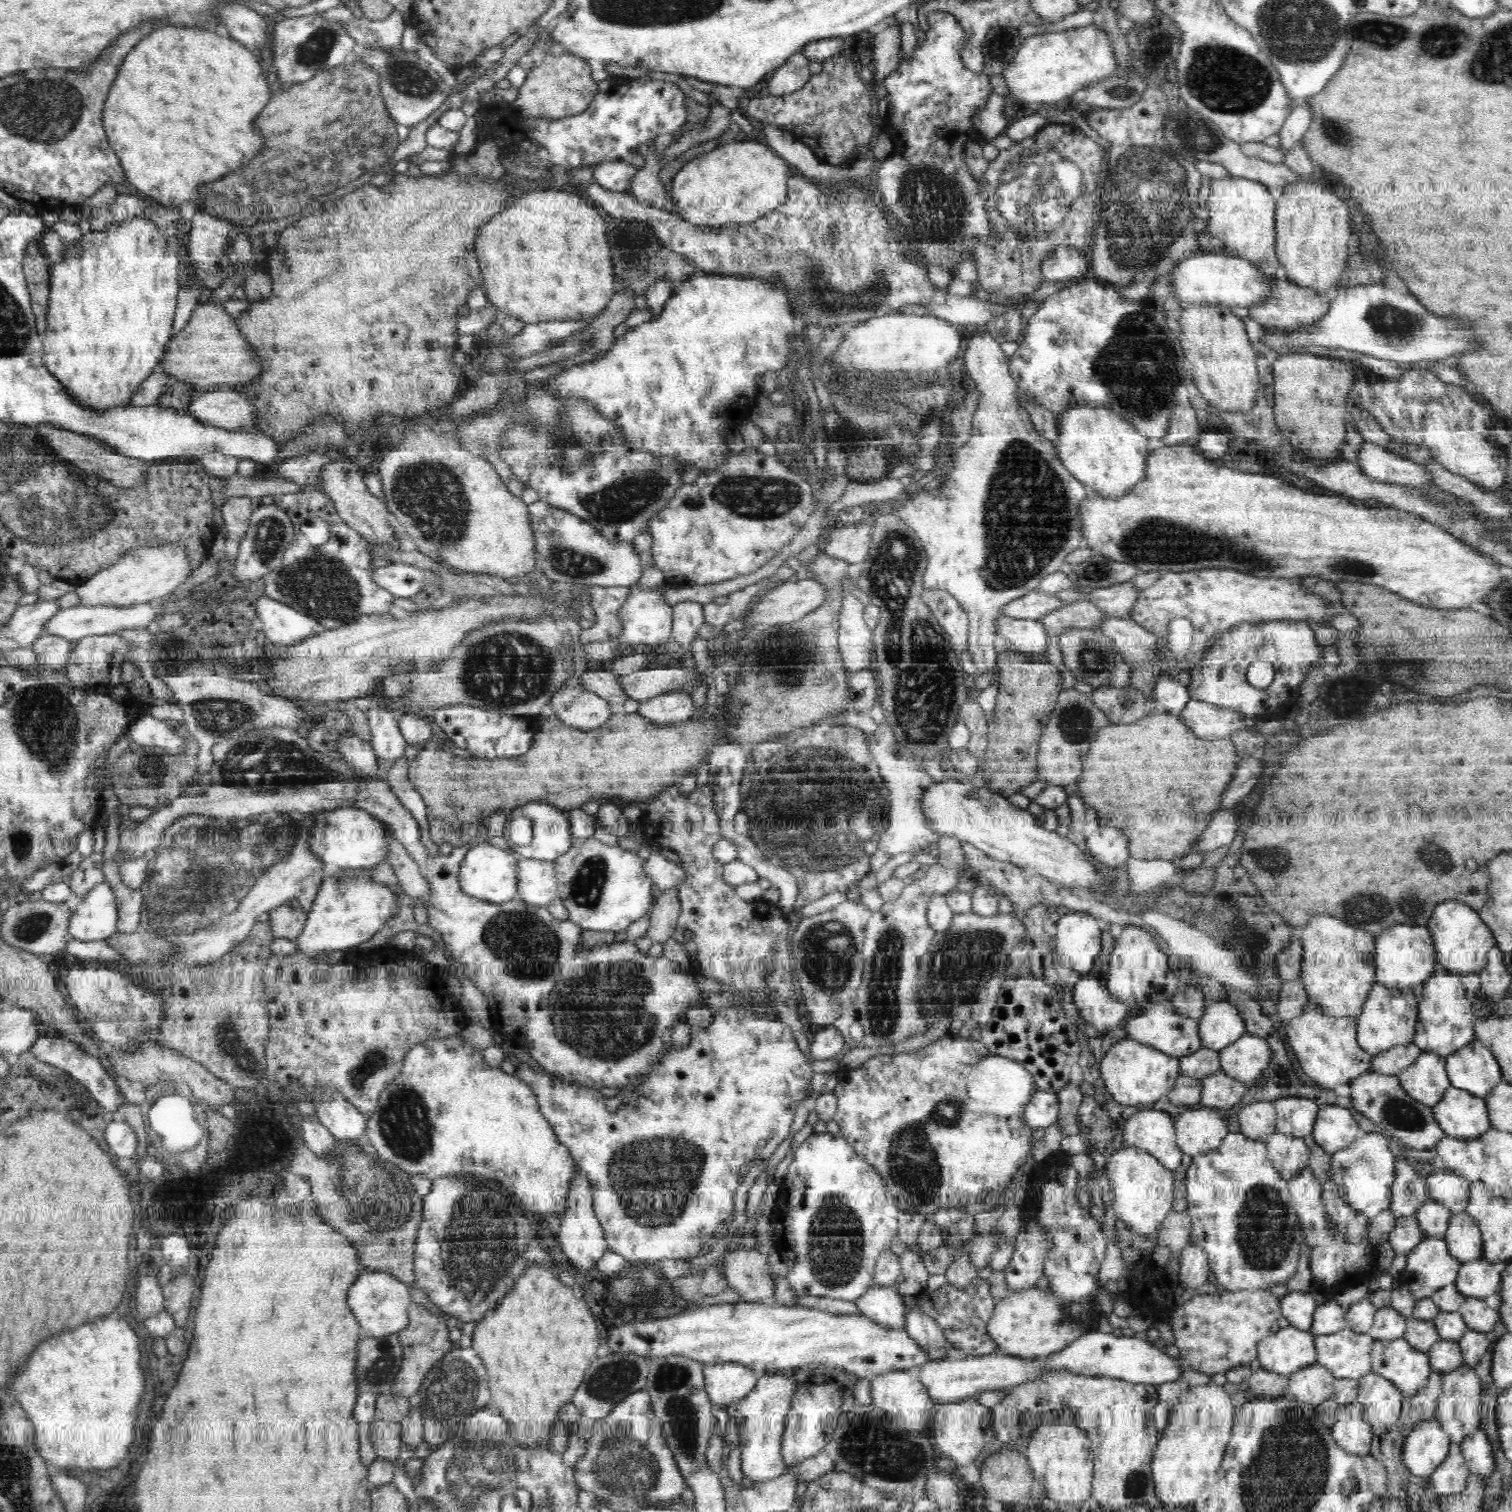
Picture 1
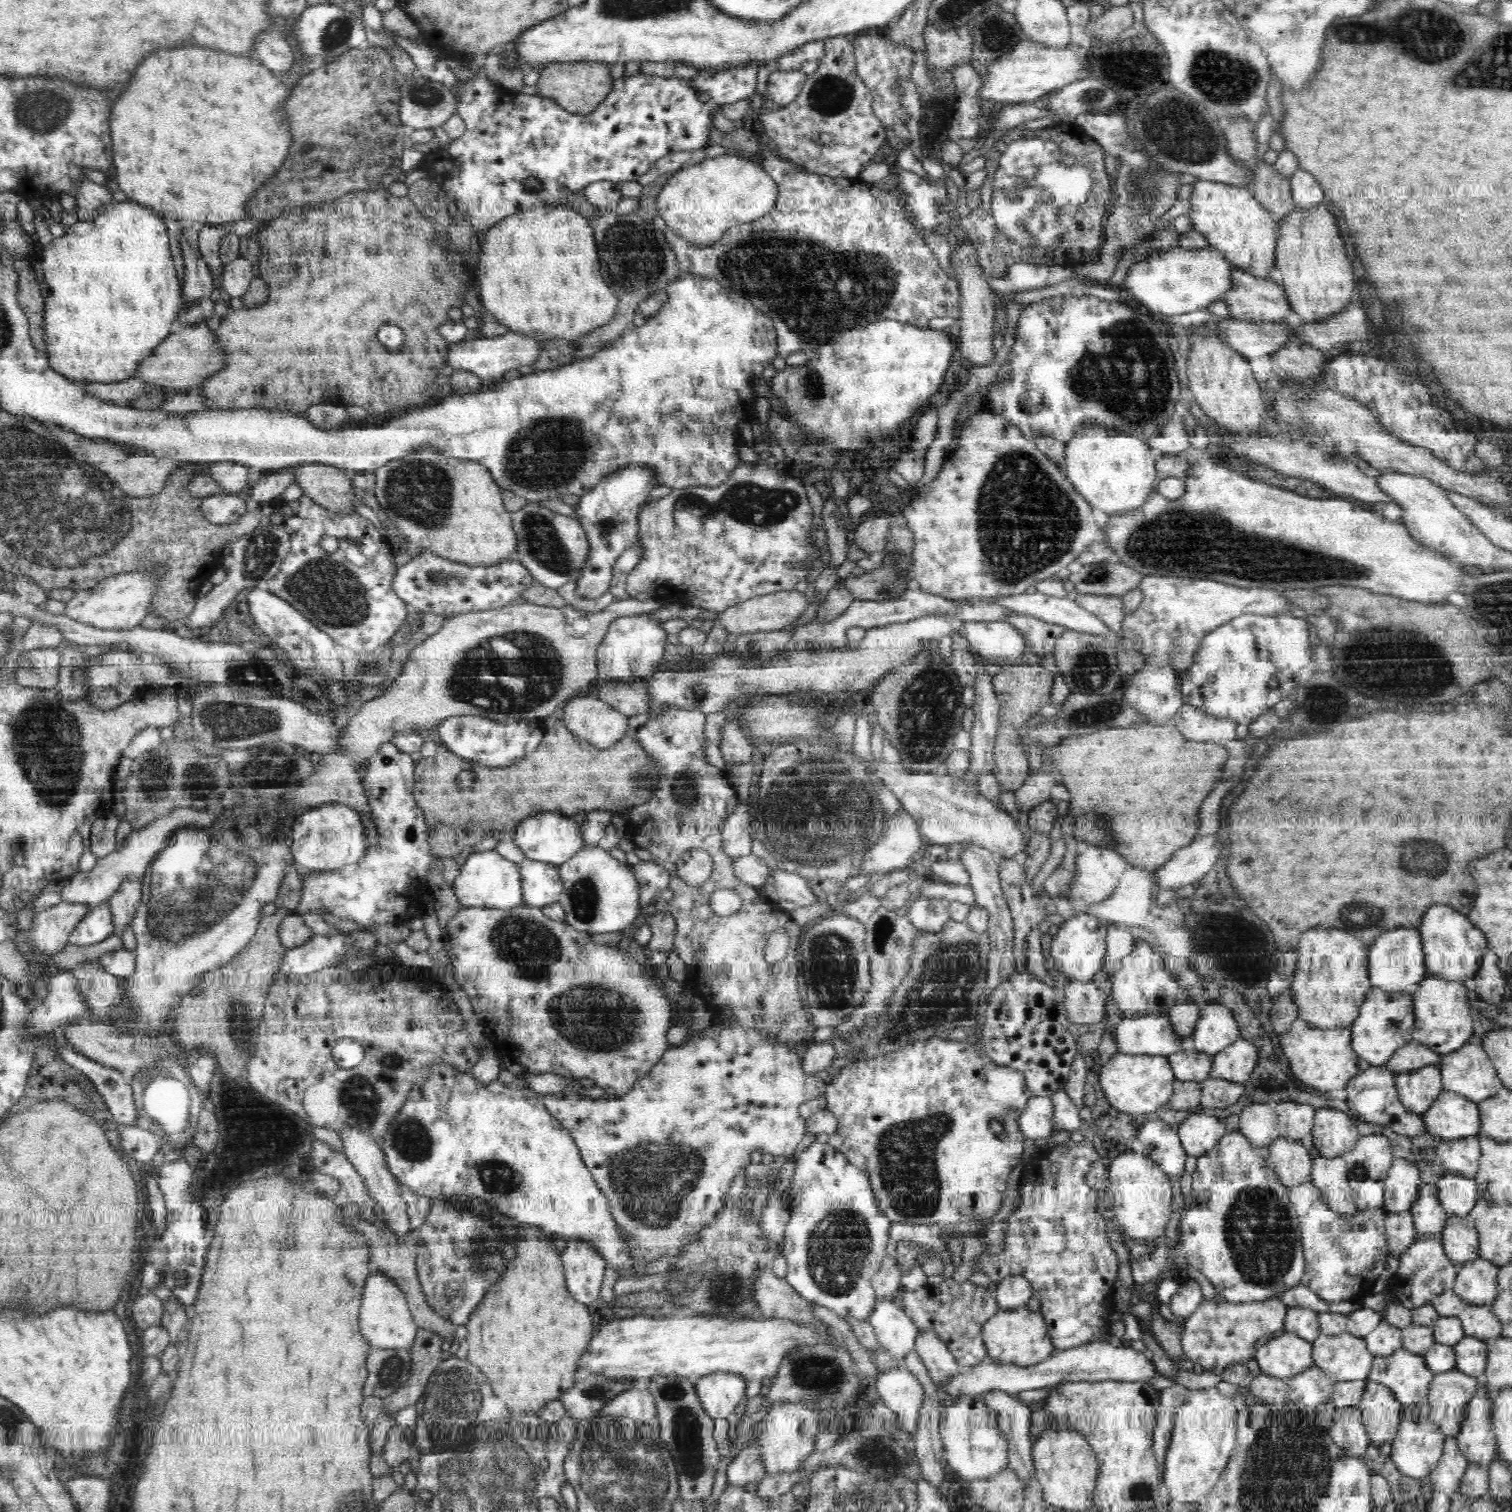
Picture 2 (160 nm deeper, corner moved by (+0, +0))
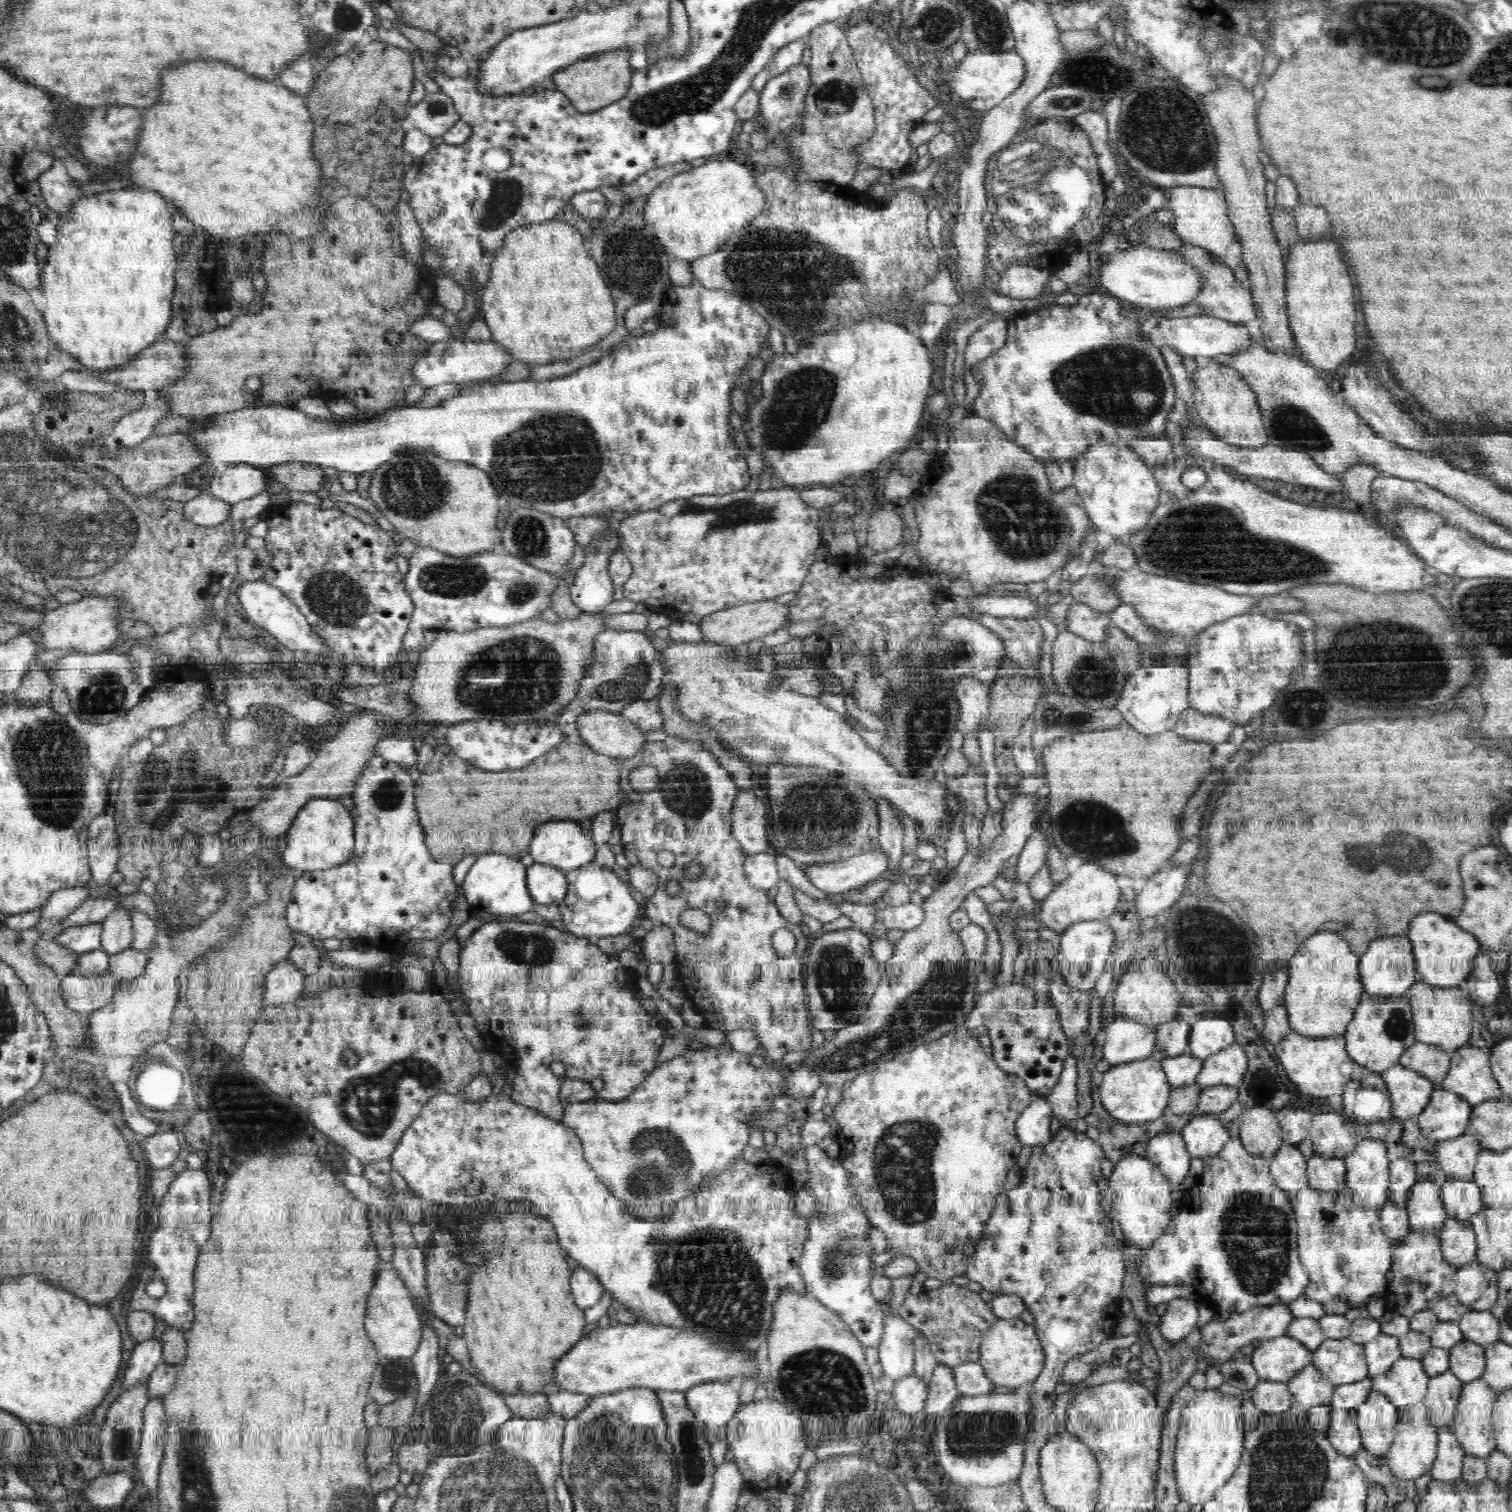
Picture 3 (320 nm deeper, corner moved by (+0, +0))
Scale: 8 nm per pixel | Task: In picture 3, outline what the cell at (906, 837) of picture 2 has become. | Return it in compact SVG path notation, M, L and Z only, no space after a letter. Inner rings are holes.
M878 848L872 852L814 866L808 871L803 871L818 890L828 894L838 894L862 888L889 875L888 861L885 851Z

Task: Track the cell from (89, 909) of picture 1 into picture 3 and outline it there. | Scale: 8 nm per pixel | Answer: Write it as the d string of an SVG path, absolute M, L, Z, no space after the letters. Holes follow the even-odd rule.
M102 923L85 924L74 928L65 928L58 935L52 938L56 943L60 943L64 948L71 948L74 952L87 953L101 948Z

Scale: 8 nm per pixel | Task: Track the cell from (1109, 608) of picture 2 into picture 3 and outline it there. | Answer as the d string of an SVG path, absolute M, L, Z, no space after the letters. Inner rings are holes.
M1072 601L1066 614L1067 630L1090 642L1103 641L1112 626L1112 617L1106 611L1096 611L1088 603Z

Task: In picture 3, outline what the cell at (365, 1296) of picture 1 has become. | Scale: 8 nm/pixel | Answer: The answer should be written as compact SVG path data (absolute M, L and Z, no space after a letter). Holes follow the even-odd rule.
M382 1270L368 1298L368 1312L364 1326L380 1357L412 1358L421 1345L421 1320L406 1284L396 1270Z

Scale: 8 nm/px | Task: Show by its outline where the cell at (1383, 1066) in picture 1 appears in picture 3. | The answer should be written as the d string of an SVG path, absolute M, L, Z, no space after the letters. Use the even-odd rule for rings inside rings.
M1416 1042L1407 1047L1399 1058L1399 1064L1404 1068L1425 1075L1426 1078L1432 1079L1438 1087L1448 1074L1450 1062L1450 1053L1423 1042Z

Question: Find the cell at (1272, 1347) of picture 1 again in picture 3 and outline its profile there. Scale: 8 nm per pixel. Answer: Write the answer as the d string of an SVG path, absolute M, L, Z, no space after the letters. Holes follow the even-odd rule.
M1286 1334L1262 1342L1249 1360L1261 1380L1287 1382L1313 1364L1313 1352Z

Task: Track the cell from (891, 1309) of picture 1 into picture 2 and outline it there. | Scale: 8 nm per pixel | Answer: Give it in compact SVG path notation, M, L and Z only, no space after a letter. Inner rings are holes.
M877 1297L876 1306L868 1320L874 1327L878 1345L890 1350L901 1363L906 1355L915 1350L919 1330L904 1309L896 1306L892 1298Z

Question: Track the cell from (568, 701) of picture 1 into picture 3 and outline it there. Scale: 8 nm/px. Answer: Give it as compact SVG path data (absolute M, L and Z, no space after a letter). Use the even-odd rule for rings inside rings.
M600 708L587 709L575 719L580 737L597 754L619 760L638 755L646 738L631 720Z

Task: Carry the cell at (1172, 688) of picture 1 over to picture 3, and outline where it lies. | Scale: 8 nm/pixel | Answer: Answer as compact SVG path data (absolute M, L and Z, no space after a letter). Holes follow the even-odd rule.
M1179 661L1148 662L1132 671L1123 683L1116 708L1134 730L1140 734L1158 734L1162 730L1172 731L1180 715L1189 707L1187 666Z

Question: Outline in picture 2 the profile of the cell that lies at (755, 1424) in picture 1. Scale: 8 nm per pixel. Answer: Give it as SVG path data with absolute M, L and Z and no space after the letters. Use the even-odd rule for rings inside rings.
M754 1440L727 1465L726 1474L727 1484L732 1486L744 1486L750 1482L757 1484L767 1475Z

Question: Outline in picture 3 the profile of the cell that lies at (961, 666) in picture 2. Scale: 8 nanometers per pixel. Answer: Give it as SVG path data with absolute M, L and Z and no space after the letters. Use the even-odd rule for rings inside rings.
M973 676L960 678L955 686L956 700L960 703L960 730L974 737L987 726L989 716L990 686Z

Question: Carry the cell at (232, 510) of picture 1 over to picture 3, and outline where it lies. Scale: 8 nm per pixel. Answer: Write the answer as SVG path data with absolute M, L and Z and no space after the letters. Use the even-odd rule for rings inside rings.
M209 491L202 492L196 498L186 503L186 519L202 526L222 524L230 514L232 504L216 498Z

